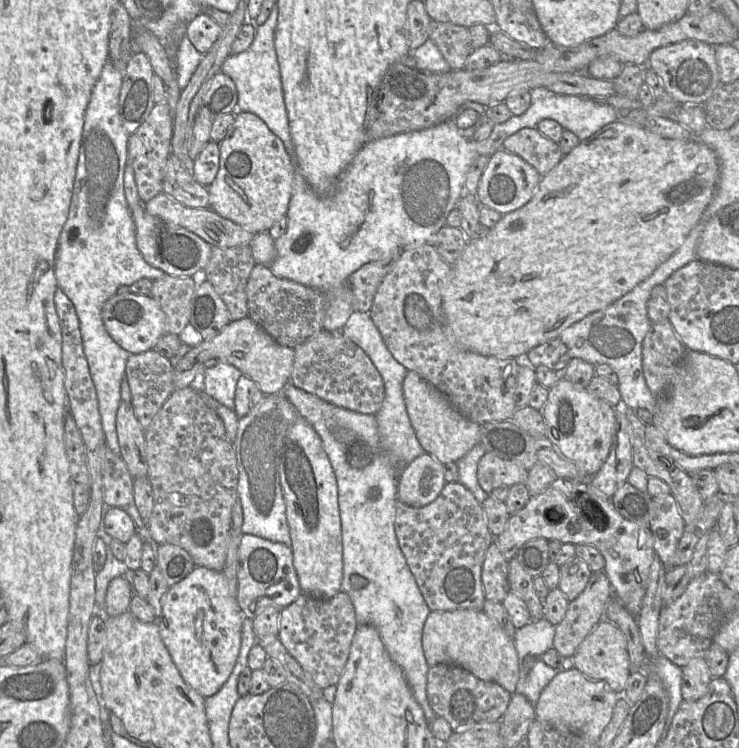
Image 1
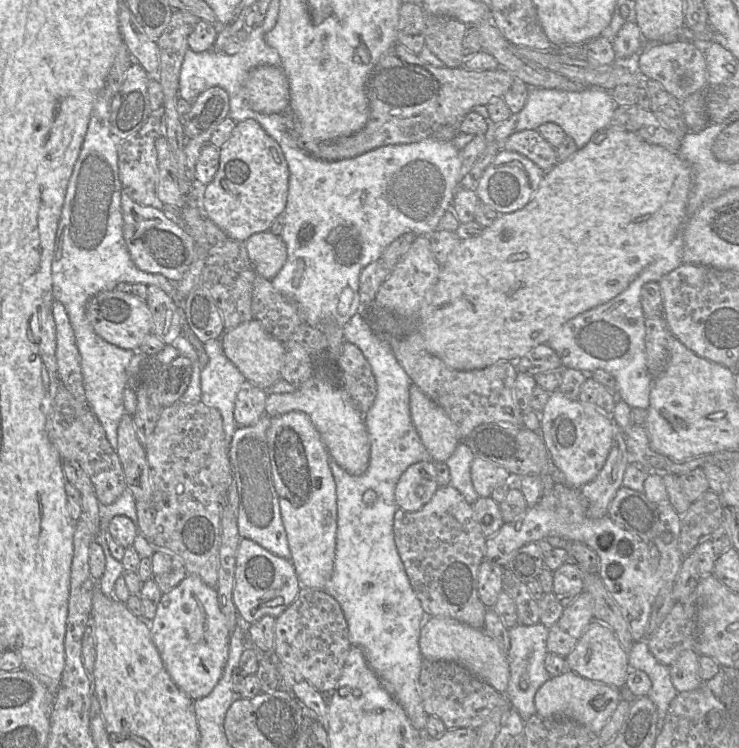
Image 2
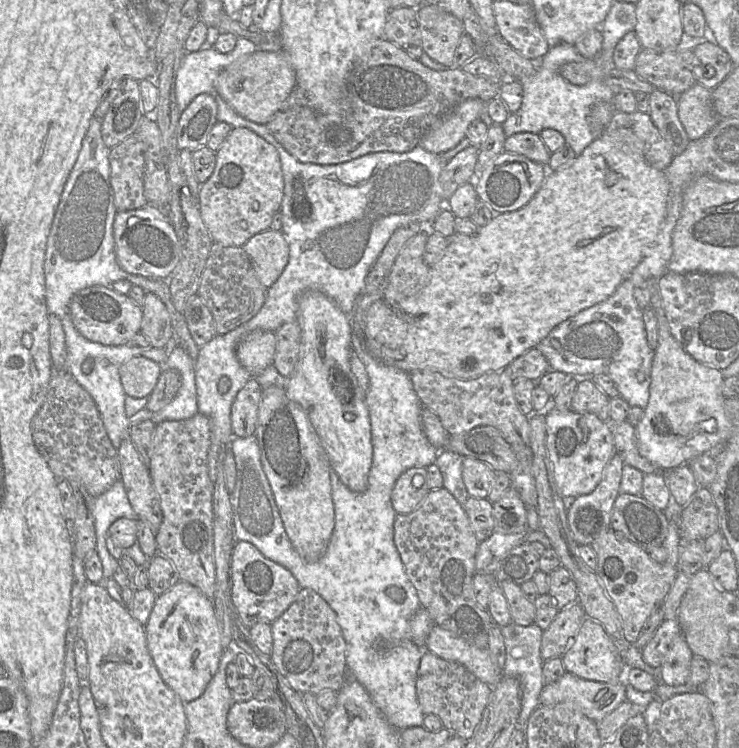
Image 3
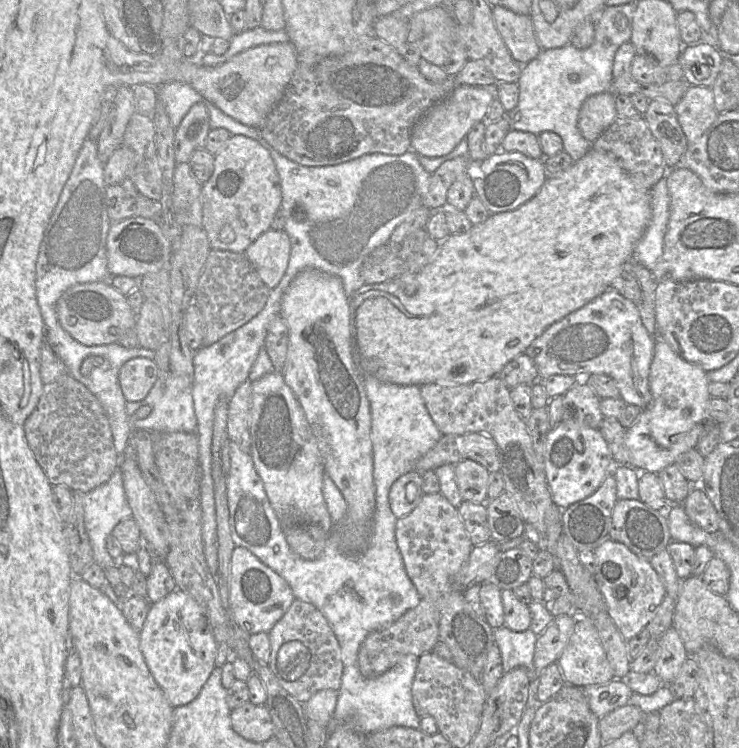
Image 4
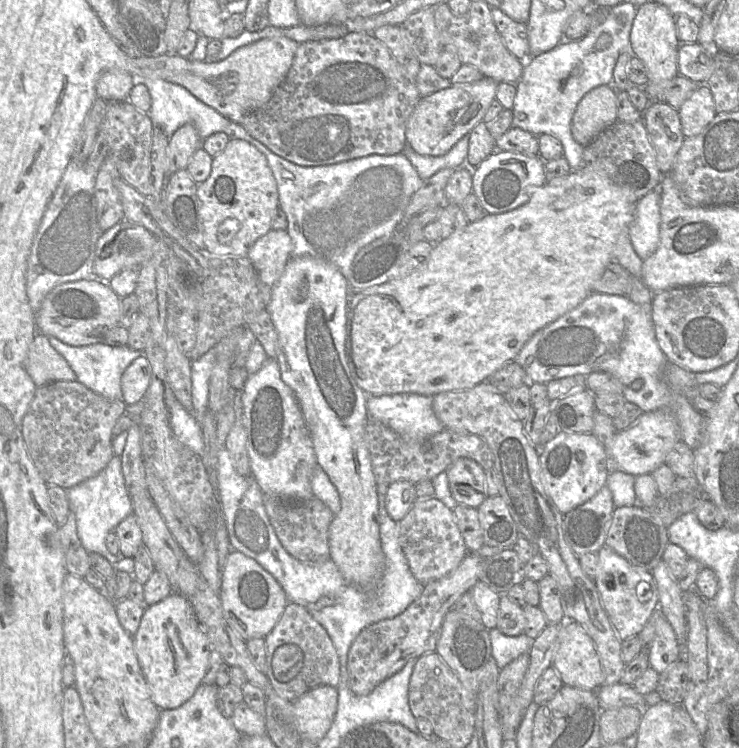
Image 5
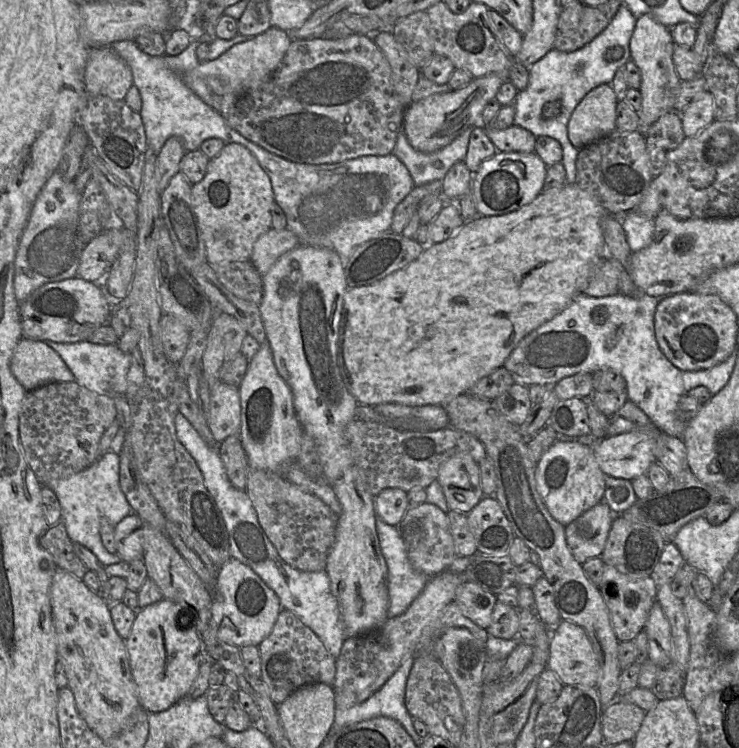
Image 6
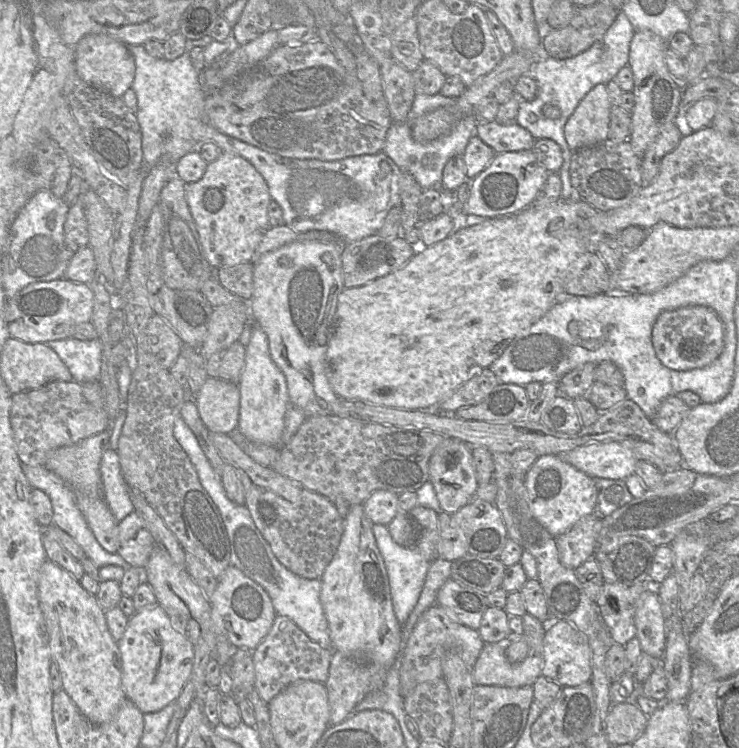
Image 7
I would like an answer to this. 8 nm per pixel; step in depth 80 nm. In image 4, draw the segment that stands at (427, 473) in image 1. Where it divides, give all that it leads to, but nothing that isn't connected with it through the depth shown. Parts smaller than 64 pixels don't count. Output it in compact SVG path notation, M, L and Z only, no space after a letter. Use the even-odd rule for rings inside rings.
M409 471L392 484L388 500L397 519L411 513L423 497L422 475L416 471Z

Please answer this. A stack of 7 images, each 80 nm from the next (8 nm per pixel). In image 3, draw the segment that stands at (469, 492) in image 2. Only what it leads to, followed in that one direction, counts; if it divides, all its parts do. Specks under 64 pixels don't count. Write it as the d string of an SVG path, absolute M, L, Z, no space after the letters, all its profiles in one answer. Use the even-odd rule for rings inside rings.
M441 450L435 461L443 477L443 487L464 505L470 497L462 478L462 463L465 457L448 450Z

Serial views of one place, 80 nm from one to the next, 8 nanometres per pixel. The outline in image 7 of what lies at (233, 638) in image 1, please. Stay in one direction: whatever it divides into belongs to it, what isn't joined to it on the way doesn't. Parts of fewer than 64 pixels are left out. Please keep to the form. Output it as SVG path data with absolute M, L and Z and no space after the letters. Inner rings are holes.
M158 604L136 611L117 644L122 659L123 690L143 714L157 712L177 699L191 676L194 645L174 629Z

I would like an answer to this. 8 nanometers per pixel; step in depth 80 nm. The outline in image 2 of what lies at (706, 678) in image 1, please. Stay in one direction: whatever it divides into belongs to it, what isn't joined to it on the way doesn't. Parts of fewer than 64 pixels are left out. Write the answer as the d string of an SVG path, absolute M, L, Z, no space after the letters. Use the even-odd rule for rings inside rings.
M684 650L669 665L672 684L678 692L695 690L703 684L699 676L700 656L696 650Z

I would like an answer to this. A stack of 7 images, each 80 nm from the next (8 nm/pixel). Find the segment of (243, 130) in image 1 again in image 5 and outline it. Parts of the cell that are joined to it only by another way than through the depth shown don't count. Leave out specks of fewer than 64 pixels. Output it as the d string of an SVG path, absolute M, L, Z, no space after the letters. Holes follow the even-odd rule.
M230 139L224 150L213 157L211 173L203 183L198 184L197 197L199 199L199 209L203 223L204 251L208 256L247 256L255 242L272 229L272 220L279 207L277 182L269 167L267 158L255 146L242 139Z

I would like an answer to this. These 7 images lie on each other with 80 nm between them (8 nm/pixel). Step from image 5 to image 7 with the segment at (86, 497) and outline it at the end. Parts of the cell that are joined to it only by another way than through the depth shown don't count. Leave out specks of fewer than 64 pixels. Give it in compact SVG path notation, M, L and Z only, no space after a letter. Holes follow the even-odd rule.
M106 449L100 461L100 474L104 498L111 513L118 522L134 511L117 453ZM22 464L22 470L33 489L40 489L49 496L53 508L53 525L71 536L96 567L100 569L103 566L114 565L123 568L125 571L131 567L118 553L110 554L101 547L76 504L73 490L58 475L45 467L32 467L27 464Z

